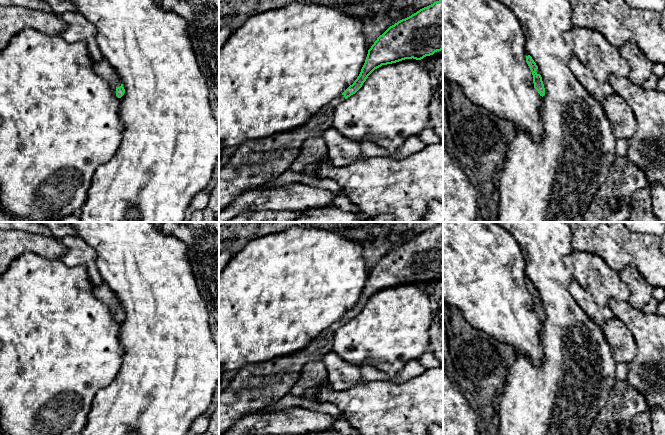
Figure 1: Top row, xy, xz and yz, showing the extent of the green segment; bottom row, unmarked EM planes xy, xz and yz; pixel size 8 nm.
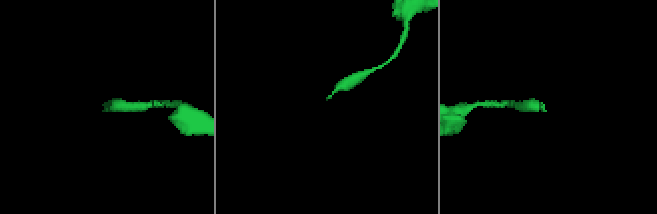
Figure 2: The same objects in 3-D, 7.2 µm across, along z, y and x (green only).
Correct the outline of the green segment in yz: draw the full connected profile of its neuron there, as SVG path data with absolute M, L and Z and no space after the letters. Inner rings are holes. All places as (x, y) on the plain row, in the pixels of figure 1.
M530 279L526 280L526 286L533 299L534 312L538 315L540 320L543 321L545 319L545 312L544 312L541 299L536 296L538 290L536 289L536 287L534 286L534 284Z

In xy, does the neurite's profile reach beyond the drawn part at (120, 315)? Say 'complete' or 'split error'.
split error

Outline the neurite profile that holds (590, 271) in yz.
M572 250L563 262L571 270L574 281L589 291L600 307L606 307L610 299L629 302L630 290L619 272L609 267L600 256Z

